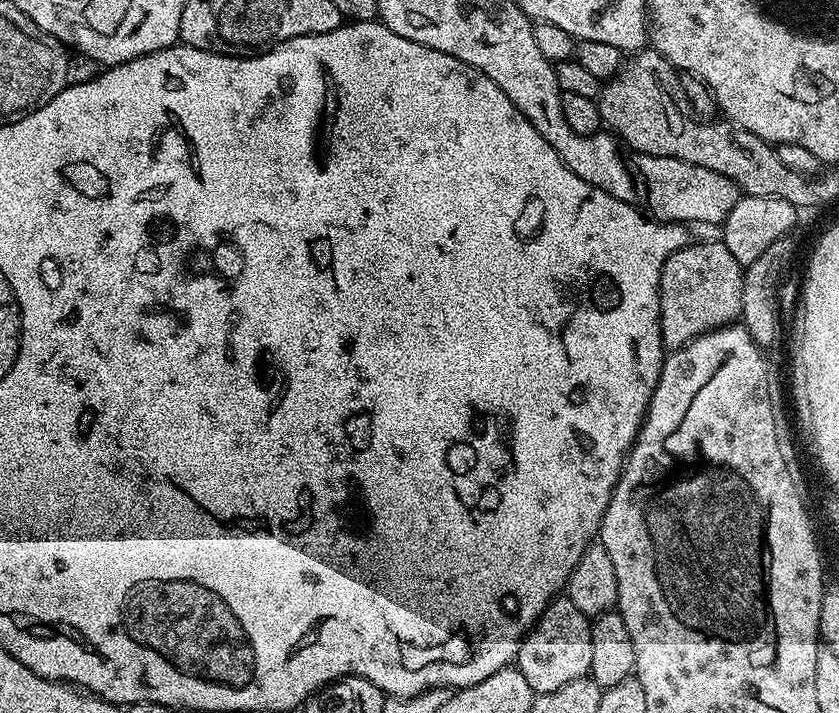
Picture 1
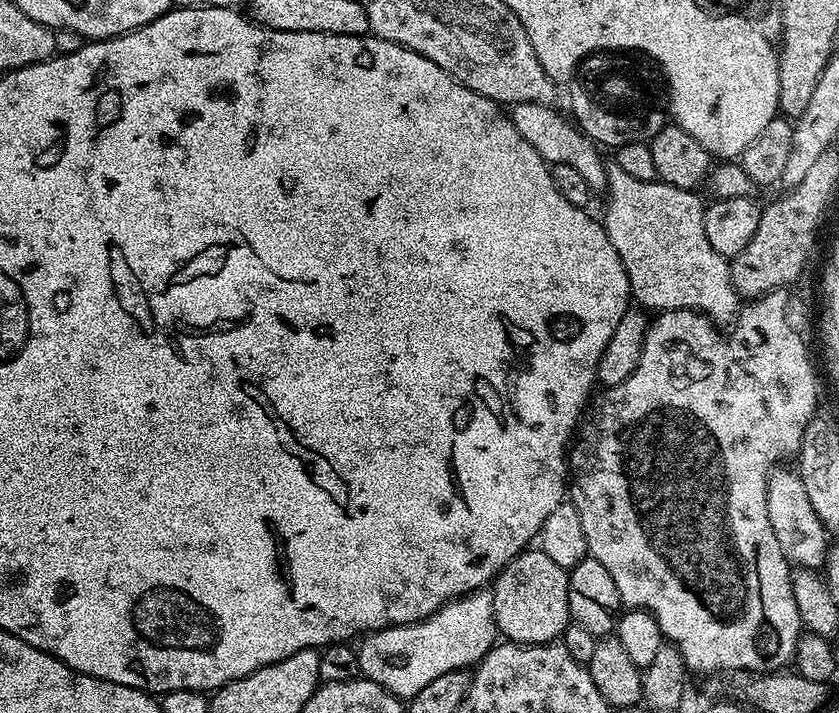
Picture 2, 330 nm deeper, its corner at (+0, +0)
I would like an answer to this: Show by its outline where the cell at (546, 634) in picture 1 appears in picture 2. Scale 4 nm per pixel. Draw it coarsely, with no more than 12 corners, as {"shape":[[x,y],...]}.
{"shape":[[525,550],[491,585],[497,633],[527,646],[568,629],[568,572]]}

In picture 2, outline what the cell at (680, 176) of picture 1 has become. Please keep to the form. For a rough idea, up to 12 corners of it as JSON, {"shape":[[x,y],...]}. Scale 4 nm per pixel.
{"shape":[[513,104],[518,134],[549,165],[566,164],[600,194],[597,145],[552,104]]}

